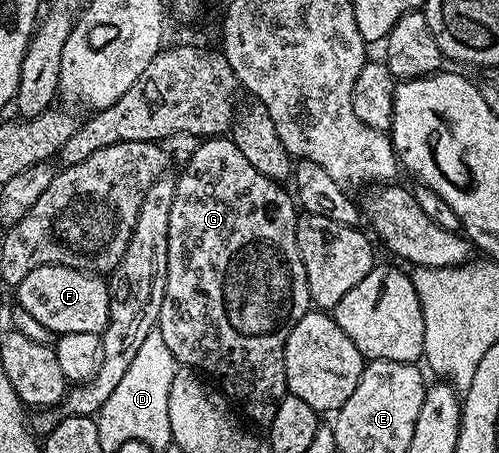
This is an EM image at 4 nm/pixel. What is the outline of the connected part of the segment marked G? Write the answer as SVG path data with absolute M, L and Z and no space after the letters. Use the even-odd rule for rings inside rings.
M208 137L197 147L196 151L186 159L184 172L176 179L174 201L170 205L170 233L168 234L168 272L166 273L166 293L160 310L158 330L162 339L177 364L191 367L205 376L213 375L220 382L220 387L253 419L256 423L267 425L274 421L274 413L278 413L278 405L288 394L286 385L286 365L284 350L286 337L290 337L290 329L298 325L298 321L310 310L306 269L298 253L298 237L296 236L296 220L298 207L293 196L283 191L281 184L275 179L268 179L246 157L242 157L242 149L228 137Z

